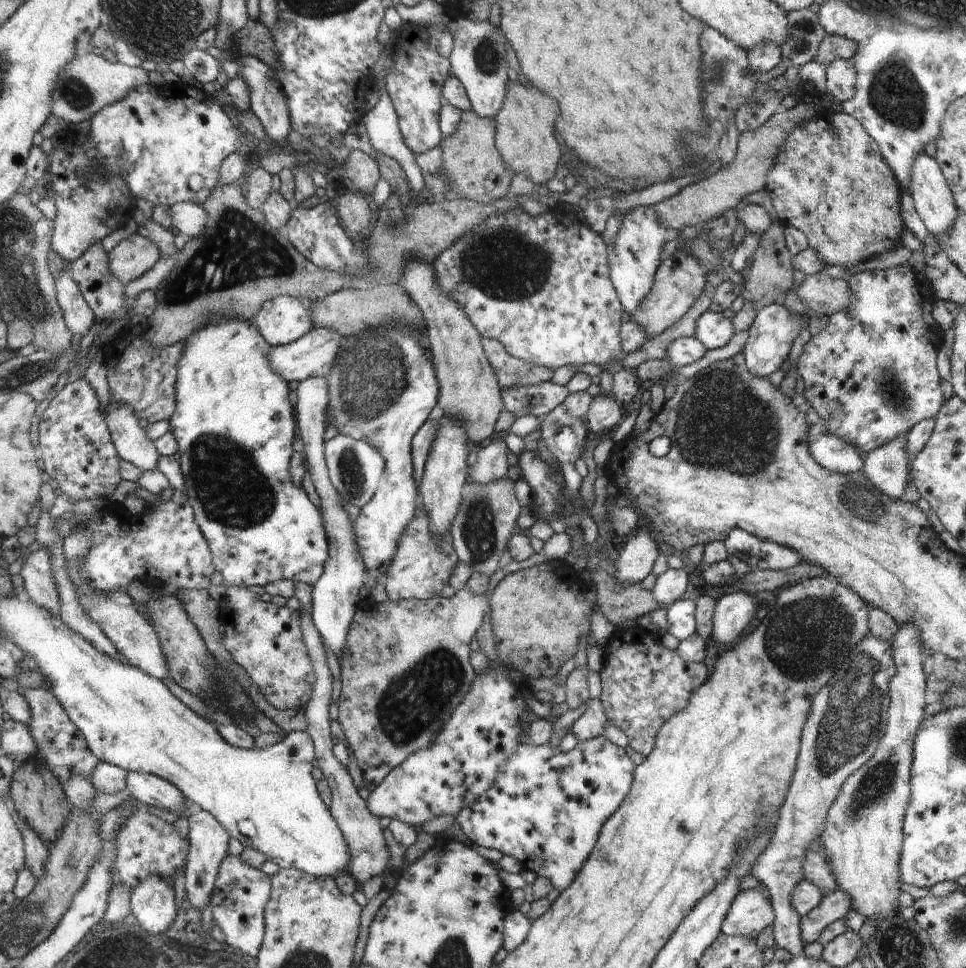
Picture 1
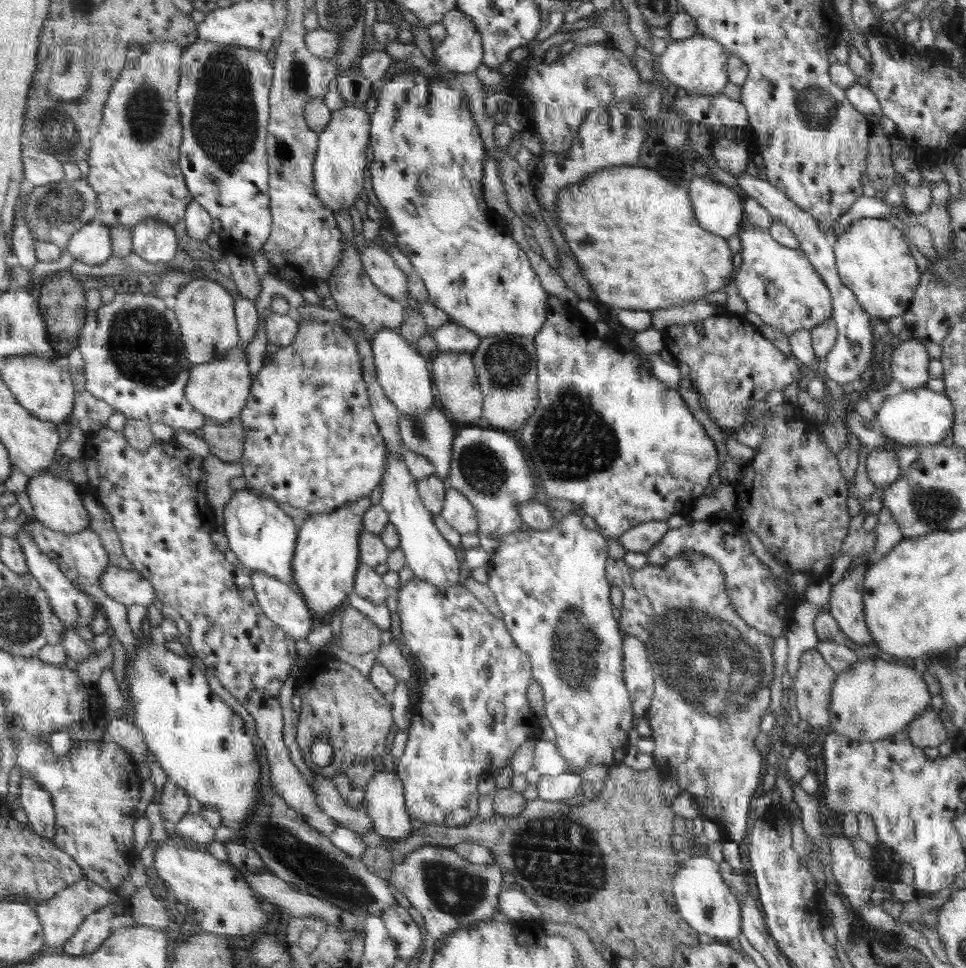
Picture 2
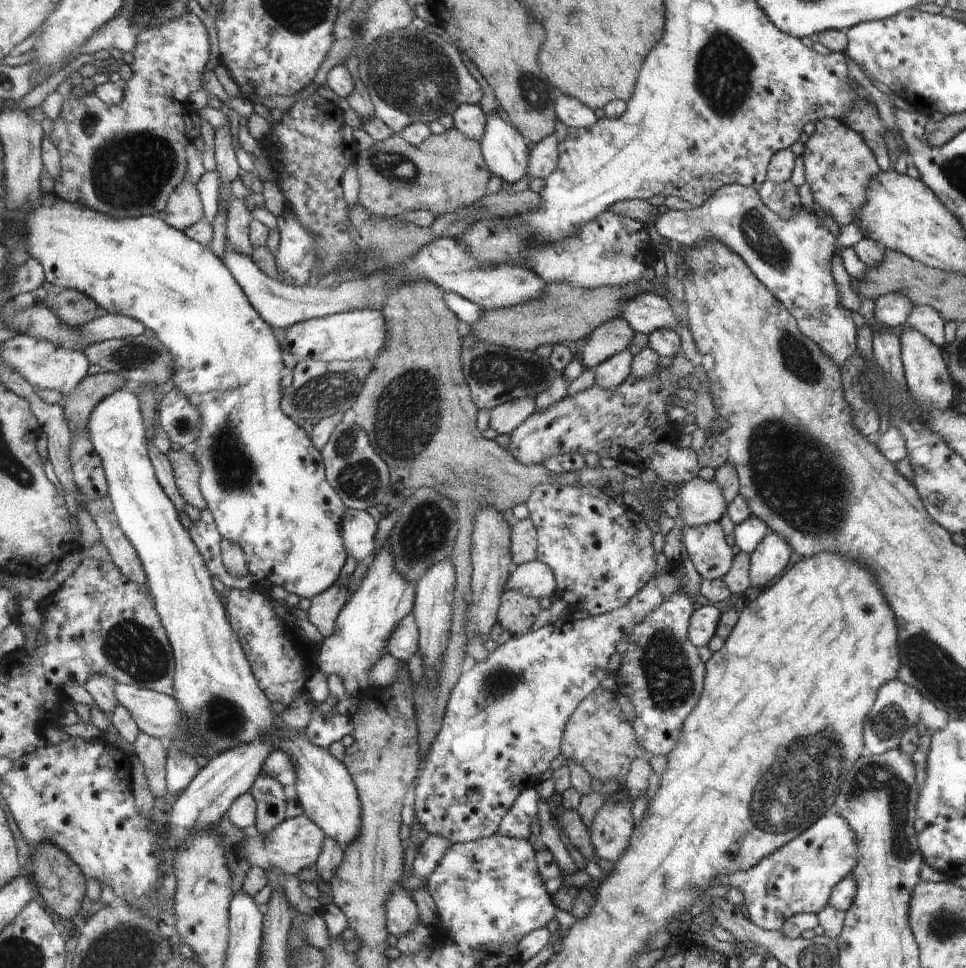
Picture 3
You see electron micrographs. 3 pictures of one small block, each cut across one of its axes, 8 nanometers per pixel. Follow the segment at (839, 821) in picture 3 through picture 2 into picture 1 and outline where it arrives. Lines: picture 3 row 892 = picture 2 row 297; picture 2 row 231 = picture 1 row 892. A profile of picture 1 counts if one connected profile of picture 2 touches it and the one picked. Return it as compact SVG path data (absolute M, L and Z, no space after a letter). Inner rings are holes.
M753 889L739 892L722 925L726 935L751 937L756 940L774 921L768 891Z

